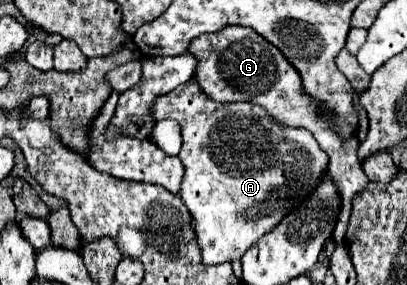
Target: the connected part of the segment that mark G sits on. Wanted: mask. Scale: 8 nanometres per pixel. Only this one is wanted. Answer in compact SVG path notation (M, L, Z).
M223 27L221 31L203 33L195 37L189 43L187 51L197 59L195 81L199 83L203 93L207 93L209 99L219 101L219 103L235 103L235 101L257 103L277 121L283 121L285 125L291 125L291 127L305 127L315 135L321 149L331 159L329 173L333 175L335 185L339 185L341 215L339 215L335 233L339 233L343 240L347 229L347 217L351 211L351 199L359 189L363 189L363 185L369 183L357 159L359 141L355 137L341 141L339 135L335 135L327 127L327 121L321 109L315 105L315 101L311 101L311 97L307 97L301 91L299 73L295 73L295 69L285 59L285 55L267 39L263 39L257 31L249 27Z

